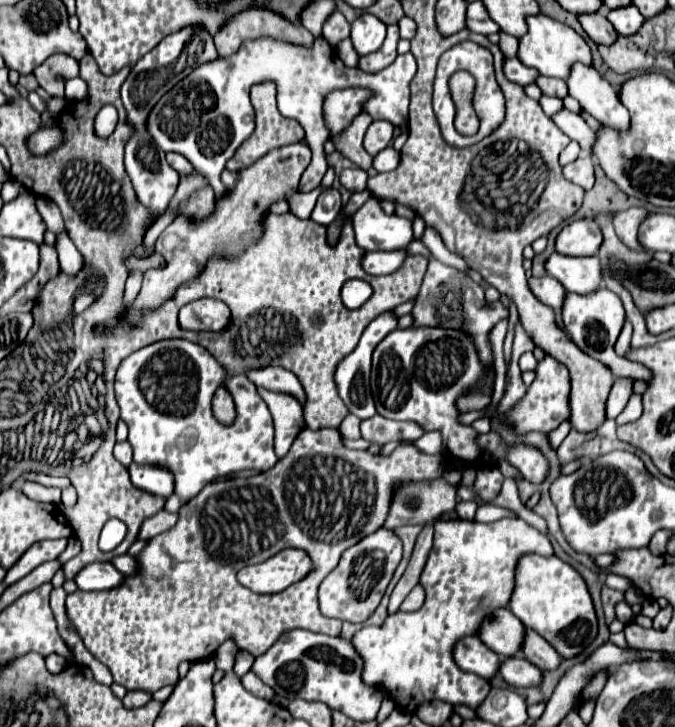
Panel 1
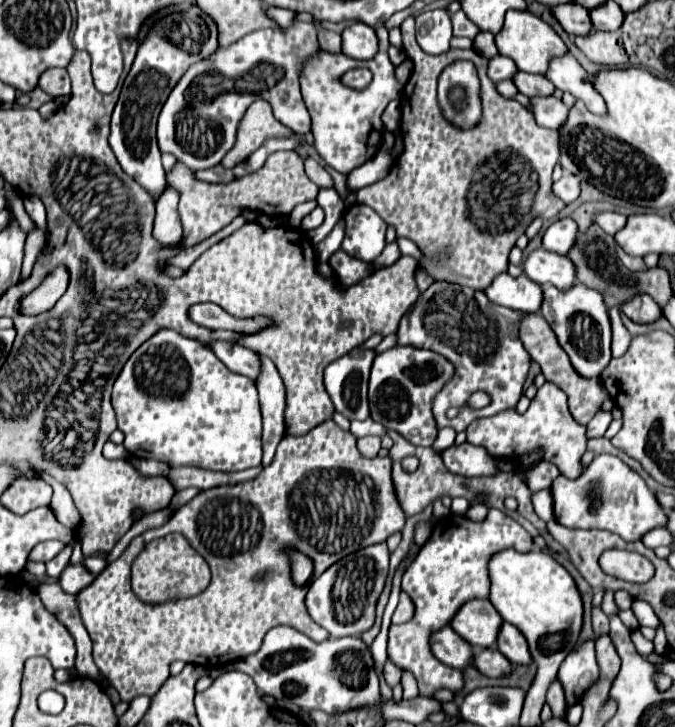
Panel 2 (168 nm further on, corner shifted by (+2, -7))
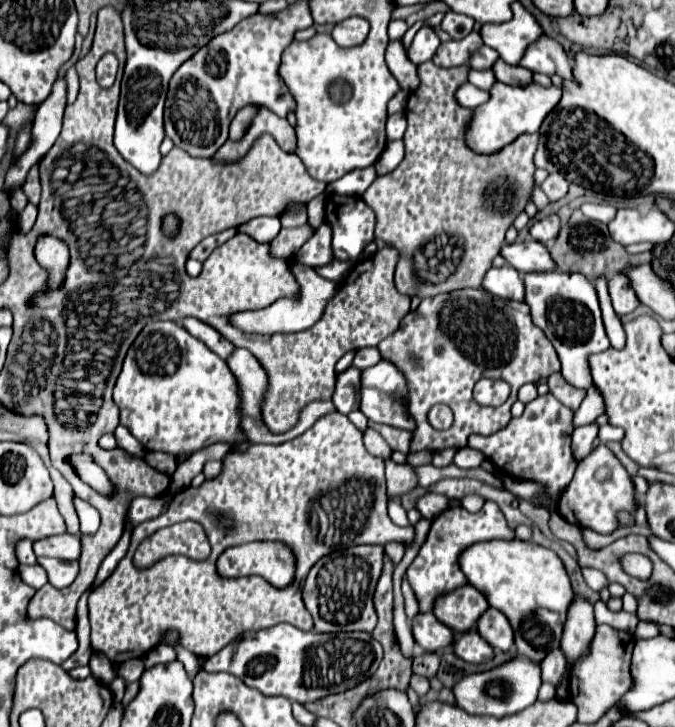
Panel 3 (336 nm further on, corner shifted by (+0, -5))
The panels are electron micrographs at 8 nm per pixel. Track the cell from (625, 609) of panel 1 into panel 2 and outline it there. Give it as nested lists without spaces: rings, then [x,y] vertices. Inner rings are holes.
[[[605,591],[605,597],[603,597],[603,603],[601,603],[601,609],[607,617],[611,615],[619,615],[619,607],[615,605],[615,599],[613,599],[613,591]]]

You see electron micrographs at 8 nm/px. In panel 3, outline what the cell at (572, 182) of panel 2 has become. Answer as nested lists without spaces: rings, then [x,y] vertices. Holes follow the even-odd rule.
[[[551,173],[539,187],[543,189],[543,193],[545,193],[551,201],[557,201],[557,199],[565,197],[565,193],[567,193],[567,189],[569,189],[569,183],[567,183],[565,177],[561,177],[559,173]]]

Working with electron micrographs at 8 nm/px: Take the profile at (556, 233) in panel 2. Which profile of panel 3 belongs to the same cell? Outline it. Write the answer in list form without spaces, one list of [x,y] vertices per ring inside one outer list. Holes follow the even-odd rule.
[[[549,215],[541,221],[535,221],[529,229],[529,235],[541,243],[549,243],[549,241],[553,241],[553,237],[557,237],[557,229],[559,229],[559,217]]]

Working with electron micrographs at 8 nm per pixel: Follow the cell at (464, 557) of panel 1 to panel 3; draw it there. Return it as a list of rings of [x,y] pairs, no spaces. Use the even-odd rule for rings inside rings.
[[[485,501],[483,509],[477,513],[469,513],[463,507],[449,507],[449,509],[445,509],[445,513],[439,513],[433,519],[427,539],[421,545],[415,561],[407,569],[407,579],[419,599],[419,611],[431,611],[437,595],[449,593],[451,589],[457,589],[467,583],[465,575],[461,573],[461,569],[457,565],[457,557],[461,555],[463,549],[467,549],[469,545],[479,543],[479,541],[513,539],[513,537],[515,537],[515,531],[511,527],[507,527],[501,509],[493,501]]]

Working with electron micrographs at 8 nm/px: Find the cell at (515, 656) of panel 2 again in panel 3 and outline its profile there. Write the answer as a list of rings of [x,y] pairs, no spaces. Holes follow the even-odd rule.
[[[487,609],[477,619],[477,631],[495,649],[509,651],[511,645],[513,645],[511,625],[505,621],[505,615],[503,613],[497,613],[497,609]]]

